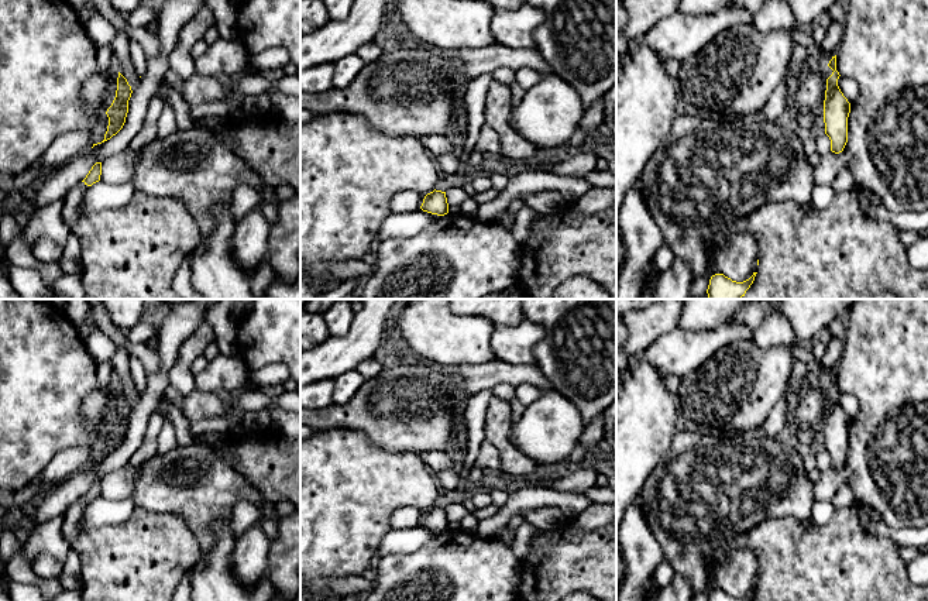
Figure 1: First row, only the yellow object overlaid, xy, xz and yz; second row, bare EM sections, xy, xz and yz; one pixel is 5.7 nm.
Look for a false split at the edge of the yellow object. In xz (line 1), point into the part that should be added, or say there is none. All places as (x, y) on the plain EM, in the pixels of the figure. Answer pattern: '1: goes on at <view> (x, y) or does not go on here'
1: does not go on here

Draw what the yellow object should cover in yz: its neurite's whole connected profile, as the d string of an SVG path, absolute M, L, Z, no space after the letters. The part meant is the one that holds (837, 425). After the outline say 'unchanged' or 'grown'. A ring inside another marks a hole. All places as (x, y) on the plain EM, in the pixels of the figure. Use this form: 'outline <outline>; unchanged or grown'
outline M836 371L832 372L828 382L834 387L826 395L826 406L824 416L824 439L825 450L831 456L831 467L839 470L848 459L848 433L850 419L838 402L839 388L836 387Z; unchanged

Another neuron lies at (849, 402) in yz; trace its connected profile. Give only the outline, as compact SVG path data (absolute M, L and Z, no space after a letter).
M839 392L838 402L849 419L855 419L859 412L859 399L853 394Z

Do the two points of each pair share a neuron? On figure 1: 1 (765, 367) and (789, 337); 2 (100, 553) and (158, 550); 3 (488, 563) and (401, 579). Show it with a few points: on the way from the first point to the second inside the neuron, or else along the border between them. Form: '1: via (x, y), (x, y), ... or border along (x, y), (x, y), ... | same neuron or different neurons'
1: border along (751, 339), (762, 347), (790, 347) | different neurons
2: via (114, 552), (144, 552) | same neuron
3: via (467, 574), (422, 579) | same neuron

